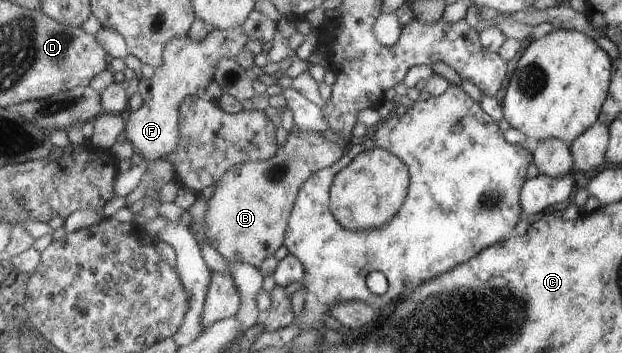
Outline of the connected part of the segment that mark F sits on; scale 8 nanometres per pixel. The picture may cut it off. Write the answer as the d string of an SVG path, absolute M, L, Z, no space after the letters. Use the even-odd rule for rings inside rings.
M207 24L206 29L208 34L200 44L196 44L190 36L174 38L174 42L170 42L165 50L164 64L155 69L152 78L142 78L138 83L143 104L125 115L126 130L123 136L134 151L142 155L143 161L148 162L146 170L150 170L150 166L158 160L169 160L170 153L180 146L179 114L182 102L191 96L203 98L206 88L214 80L218 60L224 56L237 58L250 42L243 26L234 30L218 30L212 24Z

